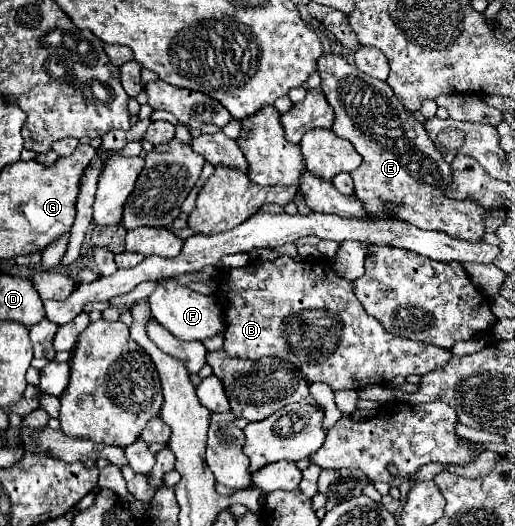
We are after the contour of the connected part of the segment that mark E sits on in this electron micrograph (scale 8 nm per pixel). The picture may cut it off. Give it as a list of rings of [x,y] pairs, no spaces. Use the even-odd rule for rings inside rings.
[[[335,54],[317,58],[321,90],[335,112],[333,132],[349,140],[363,156],[363,164],[351,172],[355,196],[369,214],[391,216],[421,230],[439,230],[467,242],[479,242],[485,226],[483,216],[490,209],[469,200],[449,200],[443,192],[451,180],[451,168],[429,140],[423,124],[401,108],[389,84],[371,78]]]

